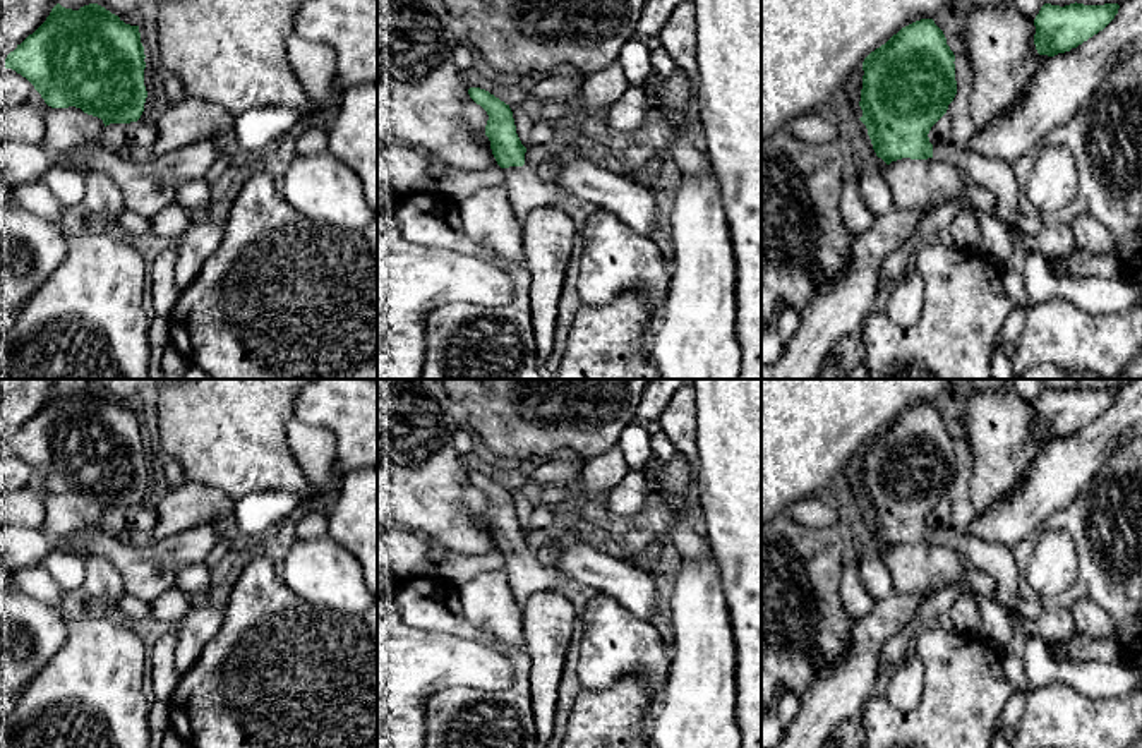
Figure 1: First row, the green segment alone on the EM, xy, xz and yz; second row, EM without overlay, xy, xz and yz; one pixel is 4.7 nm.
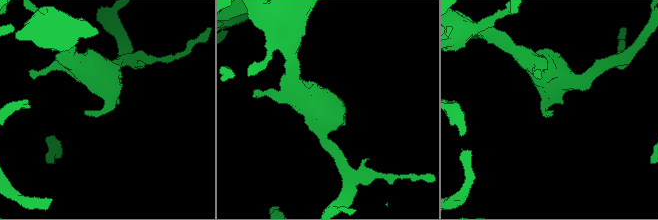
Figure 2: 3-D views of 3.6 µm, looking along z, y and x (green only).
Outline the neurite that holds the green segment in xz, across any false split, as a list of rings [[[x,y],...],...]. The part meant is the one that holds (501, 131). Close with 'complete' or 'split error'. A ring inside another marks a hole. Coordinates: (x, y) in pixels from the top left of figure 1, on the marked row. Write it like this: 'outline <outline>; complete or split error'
outline [[[470,87],[468,94],[489,115],[485,136],[490,141],[490,149],[497,165],[506,173],[504,187],[508,190],[509,204],[523,230],[523,225],[533,209],[556,206],[568,190],[559,184],[544,182],[538,177],[537,168],[525,163],[526,148],[516,134],[509,105],[480,87]]]; split error

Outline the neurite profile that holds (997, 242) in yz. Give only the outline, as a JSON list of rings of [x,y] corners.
[[[967,208],[965,211],[974,213],[979,221],[981,238],[977,252],[1000,268],[1015,249],[1013,235],[1019,228],[1008,226],[988,209]]]

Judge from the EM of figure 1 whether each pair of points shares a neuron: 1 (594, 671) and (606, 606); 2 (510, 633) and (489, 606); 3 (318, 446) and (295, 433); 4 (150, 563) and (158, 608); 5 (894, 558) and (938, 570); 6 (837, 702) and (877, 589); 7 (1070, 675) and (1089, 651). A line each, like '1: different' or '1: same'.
1: same
2: same
3: same
4: different
5: same
6: different
7: different

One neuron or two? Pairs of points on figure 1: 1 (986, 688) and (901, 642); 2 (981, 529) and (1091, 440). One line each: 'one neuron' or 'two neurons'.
1: two neurons
2: one neuron

